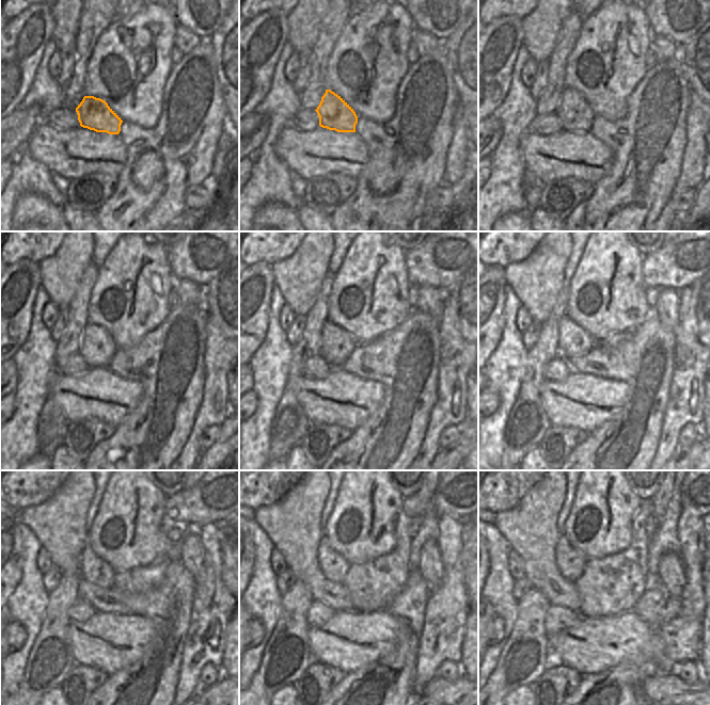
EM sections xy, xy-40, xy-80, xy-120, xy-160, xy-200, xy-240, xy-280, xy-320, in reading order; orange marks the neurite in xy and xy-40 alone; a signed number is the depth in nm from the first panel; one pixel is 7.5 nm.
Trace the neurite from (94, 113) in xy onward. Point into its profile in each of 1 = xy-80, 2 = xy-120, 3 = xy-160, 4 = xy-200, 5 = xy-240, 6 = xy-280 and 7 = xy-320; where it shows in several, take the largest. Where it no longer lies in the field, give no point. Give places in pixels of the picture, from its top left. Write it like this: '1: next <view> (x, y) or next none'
1: next xy-80 (574, 113)
2: next xy-120 (97, 348)
3: next xy-160 (337, 345)
4: next xy-200 (573, 341)
5: next xy-240 (94, 570)
6: next xy-280 (334, 566)
7: next xy-320 (571, 562)

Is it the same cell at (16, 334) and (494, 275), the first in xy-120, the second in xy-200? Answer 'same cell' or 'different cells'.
same cell

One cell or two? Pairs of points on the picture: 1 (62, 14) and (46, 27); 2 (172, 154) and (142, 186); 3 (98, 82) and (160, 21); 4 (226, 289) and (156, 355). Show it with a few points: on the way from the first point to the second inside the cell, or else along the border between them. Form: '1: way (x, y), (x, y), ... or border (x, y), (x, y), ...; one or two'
1: border (50, 11), (53, 17), (52, 37); two
2: way (164, 161), (150, 178); one
3: way (99, 61), (108, 52), (119, 51), (140, 30); one
4: border (203, 301), (207, 314); two

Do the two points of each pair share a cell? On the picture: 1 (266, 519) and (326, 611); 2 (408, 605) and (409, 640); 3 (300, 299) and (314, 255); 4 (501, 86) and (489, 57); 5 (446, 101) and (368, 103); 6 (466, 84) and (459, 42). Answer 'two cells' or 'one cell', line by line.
1: two cells
2: one cell
3: one cell
4: one cell
5: two cells
6: one cell

